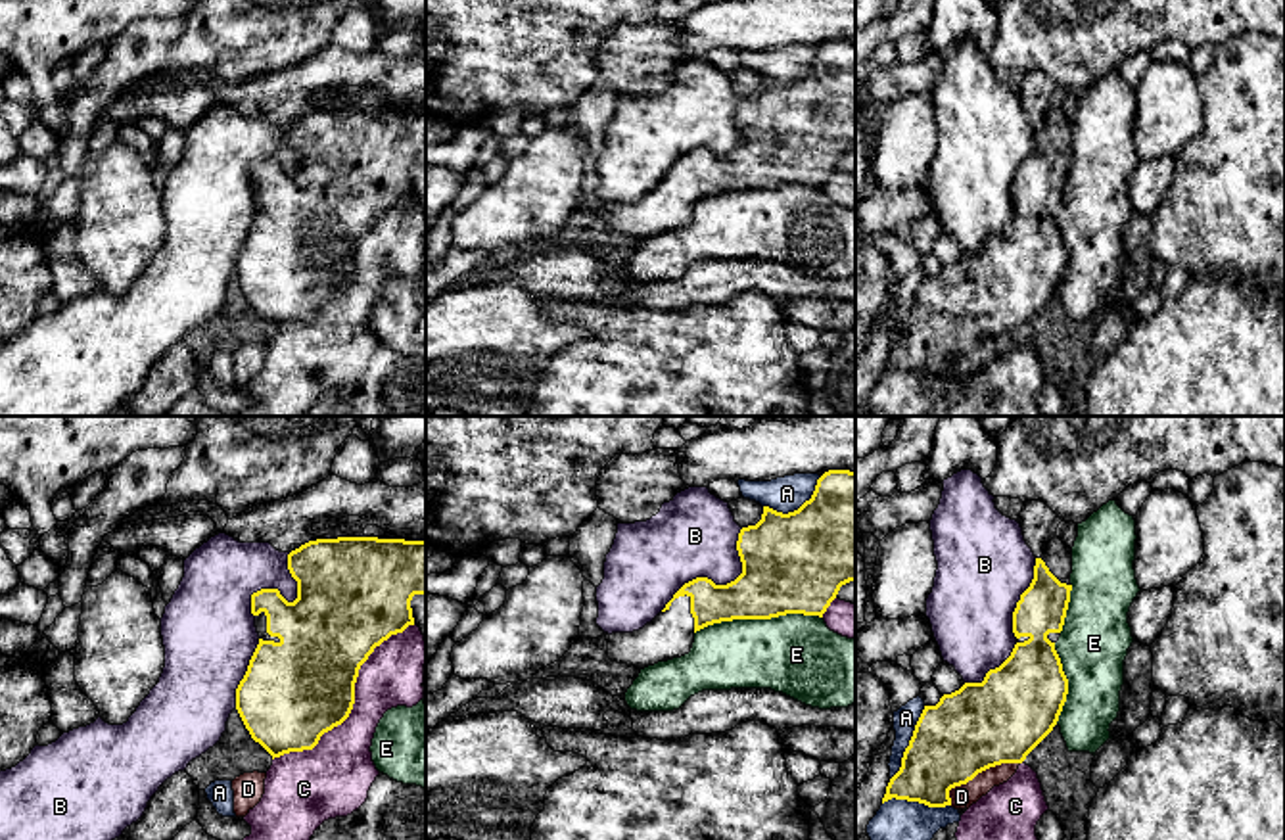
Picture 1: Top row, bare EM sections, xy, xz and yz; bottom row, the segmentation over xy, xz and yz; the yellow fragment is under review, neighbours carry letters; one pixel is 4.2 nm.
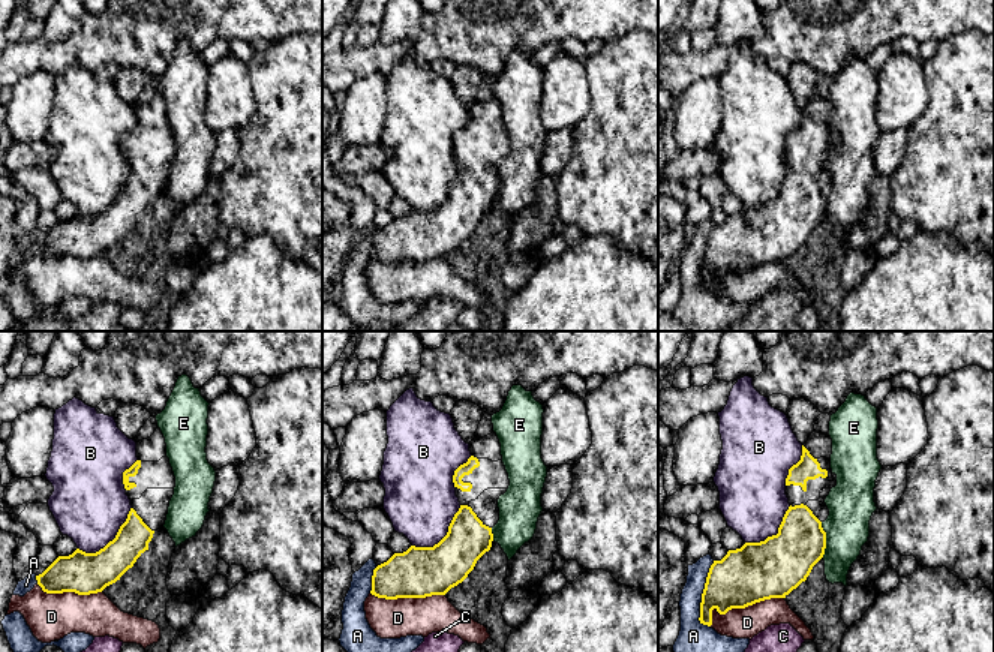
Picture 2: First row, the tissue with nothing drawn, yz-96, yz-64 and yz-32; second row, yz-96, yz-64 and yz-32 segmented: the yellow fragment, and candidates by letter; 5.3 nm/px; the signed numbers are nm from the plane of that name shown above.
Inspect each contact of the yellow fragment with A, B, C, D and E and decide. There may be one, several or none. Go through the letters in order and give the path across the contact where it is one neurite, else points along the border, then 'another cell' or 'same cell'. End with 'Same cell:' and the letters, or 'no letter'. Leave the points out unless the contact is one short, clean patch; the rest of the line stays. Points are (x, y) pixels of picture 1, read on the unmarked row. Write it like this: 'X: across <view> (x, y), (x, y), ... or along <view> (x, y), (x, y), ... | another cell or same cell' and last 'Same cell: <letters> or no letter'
A: another cell
B: another cell
C: another cell
D: another cell
E: another cell
Same cell: no letter

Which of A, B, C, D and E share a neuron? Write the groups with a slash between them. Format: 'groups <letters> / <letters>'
groups A / B / C / D / E

